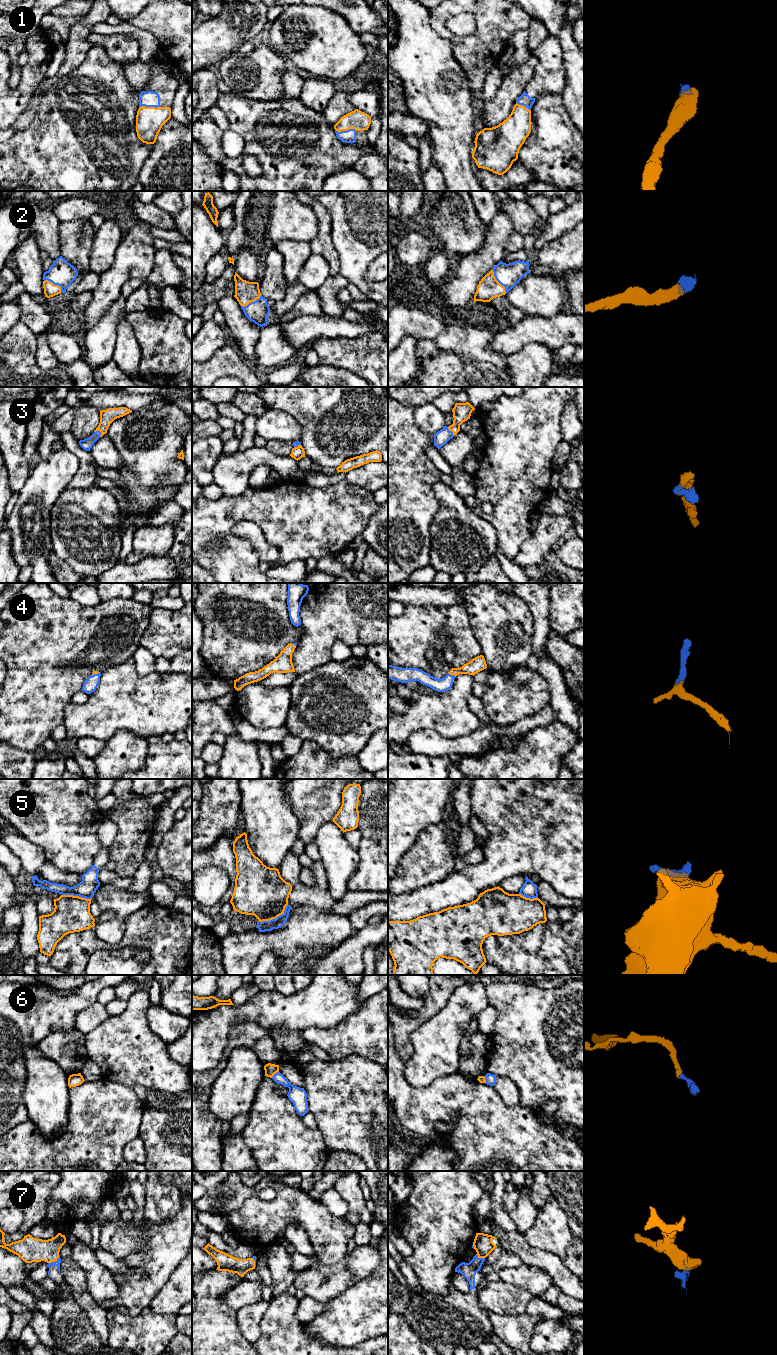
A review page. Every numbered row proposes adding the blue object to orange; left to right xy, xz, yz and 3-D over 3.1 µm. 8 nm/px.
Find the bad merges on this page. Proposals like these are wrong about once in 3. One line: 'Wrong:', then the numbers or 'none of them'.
Wrong: 5

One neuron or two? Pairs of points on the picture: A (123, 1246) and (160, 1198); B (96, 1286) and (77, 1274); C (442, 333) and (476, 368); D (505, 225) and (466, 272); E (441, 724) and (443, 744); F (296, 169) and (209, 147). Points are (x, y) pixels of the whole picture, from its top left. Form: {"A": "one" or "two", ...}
{"A": "two", "B": "two", "C": "two", "D": "one", "E": "two", "F": "two"}

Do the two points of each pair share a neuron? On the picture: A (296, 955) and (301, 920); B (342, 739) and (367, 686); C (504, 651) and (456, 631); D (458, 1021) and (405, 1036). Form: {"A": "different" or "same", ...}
{"A": "same", "B": "same", "C": "different", "D": "different"}

